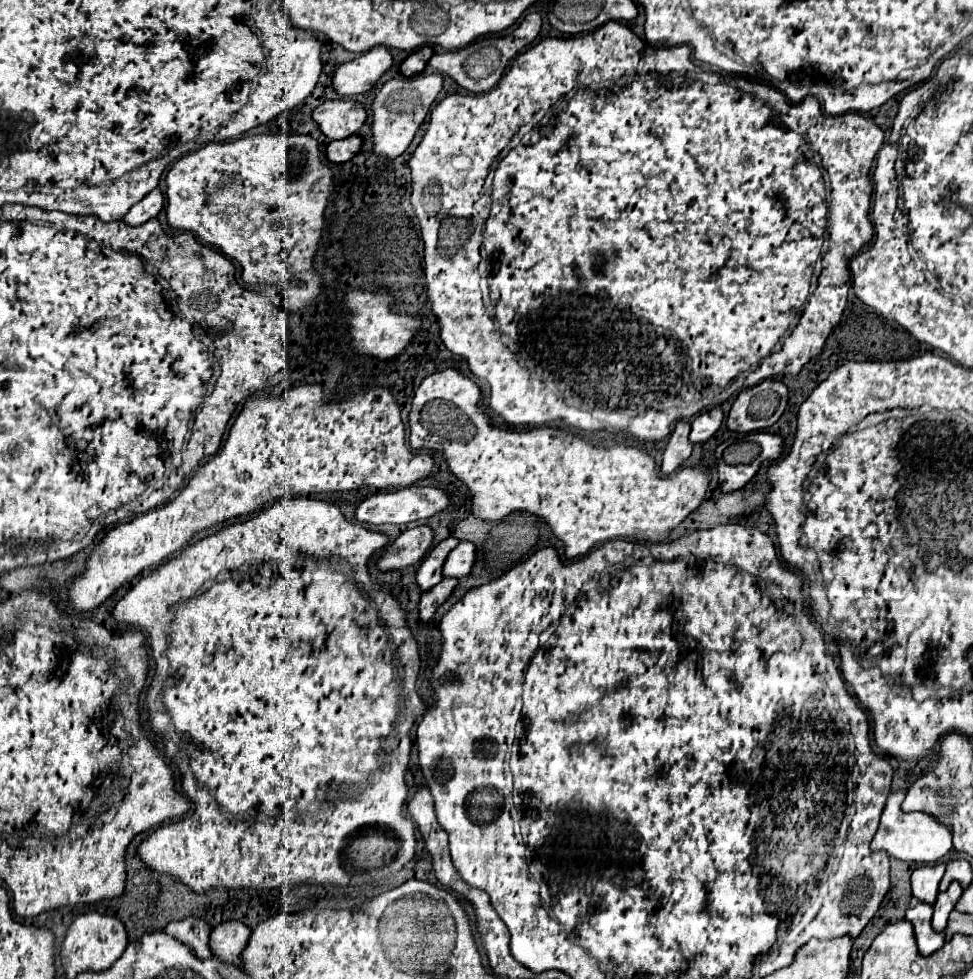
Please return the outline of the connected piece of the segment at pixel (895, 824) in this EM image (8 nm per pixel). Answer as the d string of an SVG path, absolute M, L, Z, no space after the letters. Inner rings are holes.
M893 792L881 814L879 828L871 842L871 850L883 850L893 858L905 862L921 862L921 864L931 864L943 858L953 848L951 828L927 812L903 812L901 804L903 804L903 792Z

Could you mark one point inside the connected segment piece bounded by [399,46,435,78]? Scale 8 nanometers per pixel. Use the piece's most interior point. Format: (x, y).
(414, 65)

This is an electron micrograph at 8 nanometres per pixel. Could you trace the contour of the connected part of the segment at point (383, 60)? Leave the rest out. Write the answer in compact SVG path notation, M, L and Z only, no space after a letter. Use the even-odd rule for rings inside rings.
M371 48L359 58L337 68L333 76L333 88L343 96L367 92L387 70L391 70L391 66L393 54L387 48Z

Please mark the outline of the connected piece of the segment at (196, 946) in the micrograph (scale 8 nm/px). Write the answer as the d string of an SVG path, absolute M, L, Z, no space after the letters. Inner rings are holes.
M187 918L187 920L179 920L179 922L169 922L165 926L165 932L169 936L173 936L175 940L183 942L185 946L189 946L197 958L207 960L213 956L211 948L209 948L211 928L203 920Z

